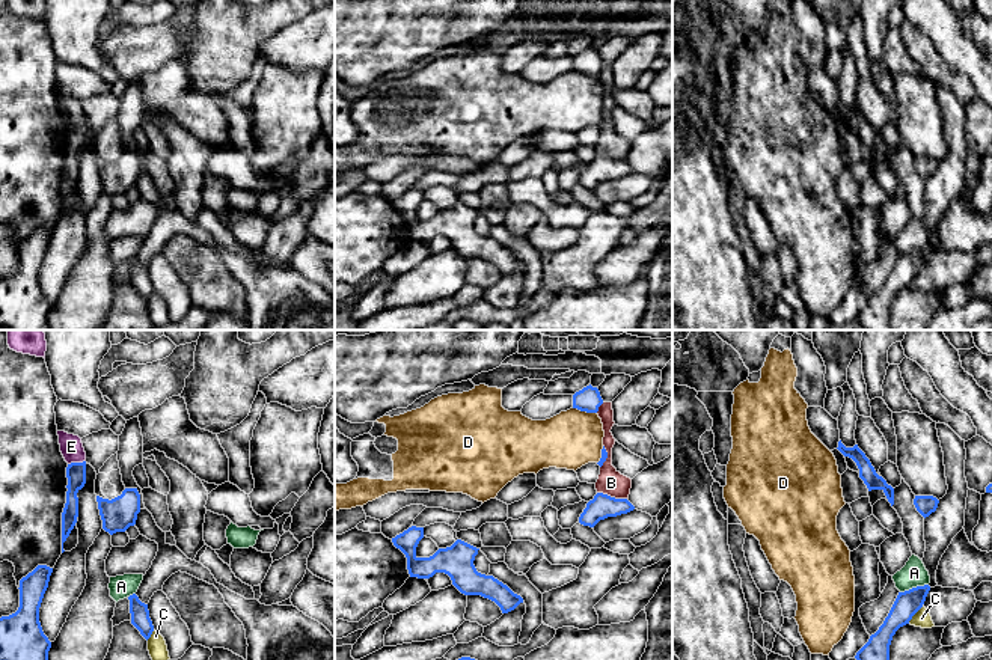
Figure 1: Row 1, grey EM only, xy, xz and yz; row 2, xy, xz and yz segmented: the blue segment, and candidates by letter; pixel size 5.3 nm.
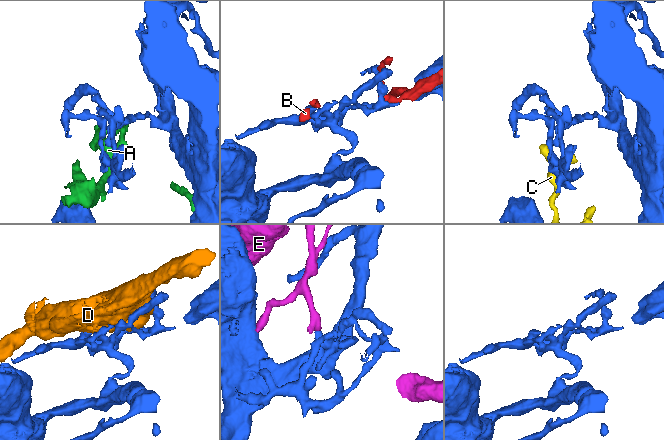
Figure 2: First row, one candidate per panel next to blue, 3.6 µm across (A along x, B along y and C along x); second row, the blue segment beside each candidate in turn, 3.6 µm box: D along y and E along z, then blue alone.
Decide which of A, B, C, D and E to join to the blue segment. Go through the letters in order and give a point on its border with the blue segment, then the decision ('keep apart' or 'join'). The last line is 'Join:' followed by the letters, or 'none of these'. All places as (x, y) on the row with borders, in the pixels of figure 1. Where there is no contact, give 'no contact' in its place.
A: contact yz (914, 588); keep apart
B: contact xz (612, 498); keep apart
C: contact yz (914, 614); keep apart
D: contact xz (585, 410); keep apart
E: contact xy (76, 463); keep apart
Join: none of these

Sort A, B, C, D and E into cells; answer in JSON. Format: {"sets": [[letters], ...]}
{"sets": [["A"], ["B"], ["C"], ["D"], ["E"]]}

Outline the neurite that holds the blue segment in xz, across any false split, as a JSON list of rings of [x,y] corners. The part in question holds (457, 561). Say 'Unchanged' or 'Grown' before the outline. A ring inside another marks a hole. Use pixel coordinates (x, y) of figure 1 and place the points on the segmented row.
Unchanged. [[[416,526],[392,538],[393,545],[407,558],[410,577],[430,579],[436,573],[445,573],[461,594],[488,598],[501,607],[502,613],[508,613],[523,603],[523,598],[507,585],[476,571],[473,561],[479,548],[457,539],[451,547],[439,548],[430,558],[418,558],[416,547],[422,538],[424,527]]]

